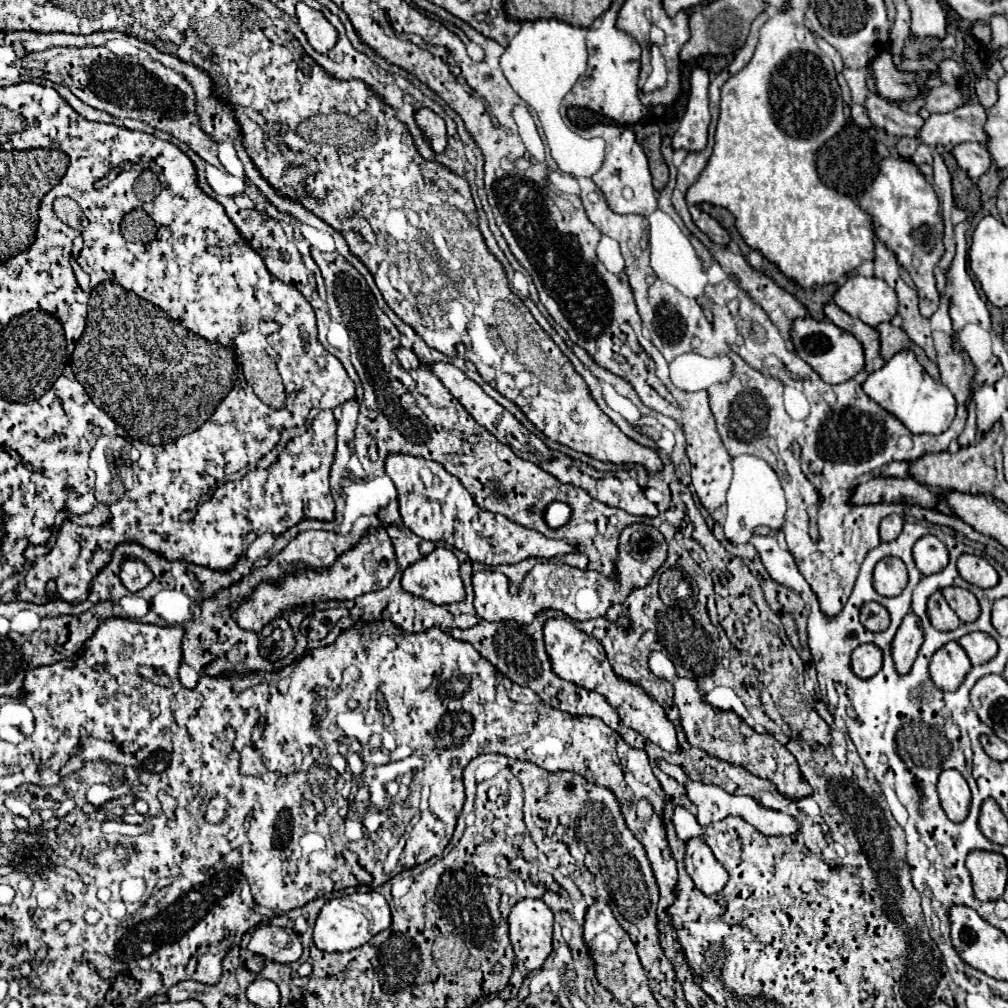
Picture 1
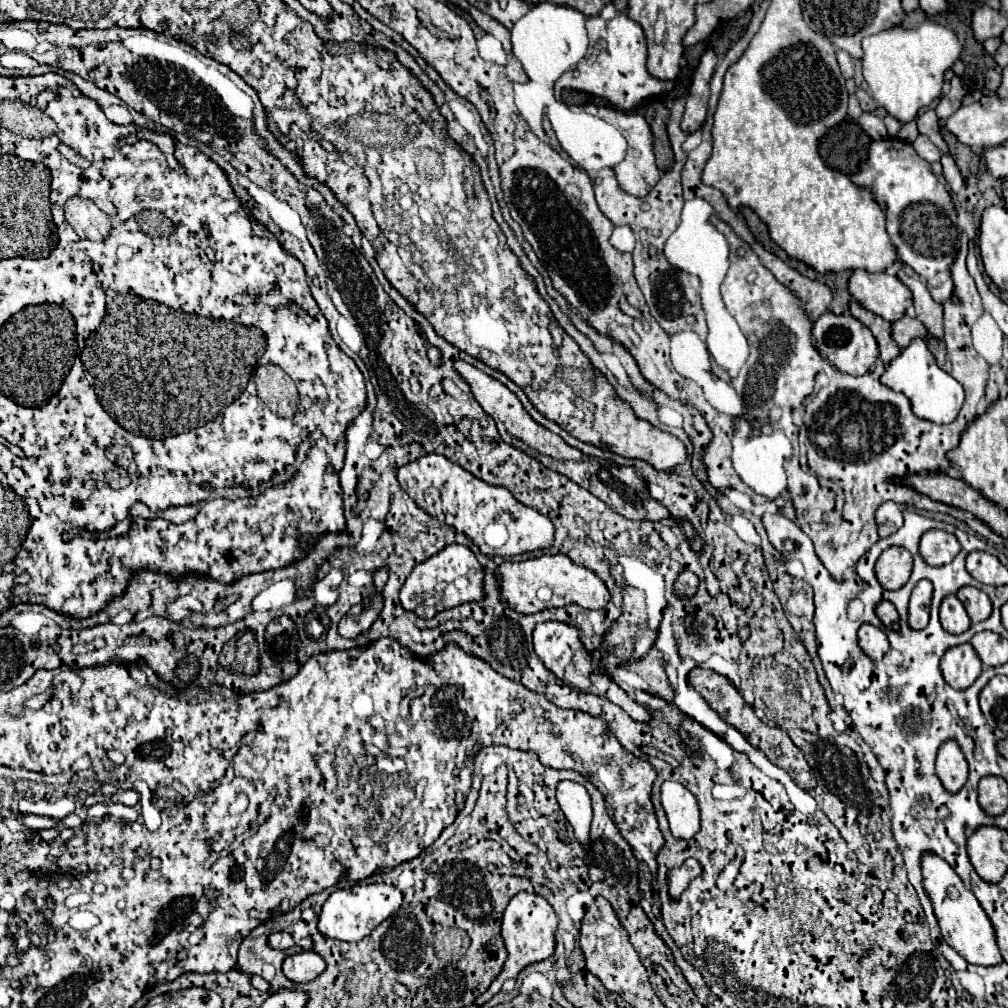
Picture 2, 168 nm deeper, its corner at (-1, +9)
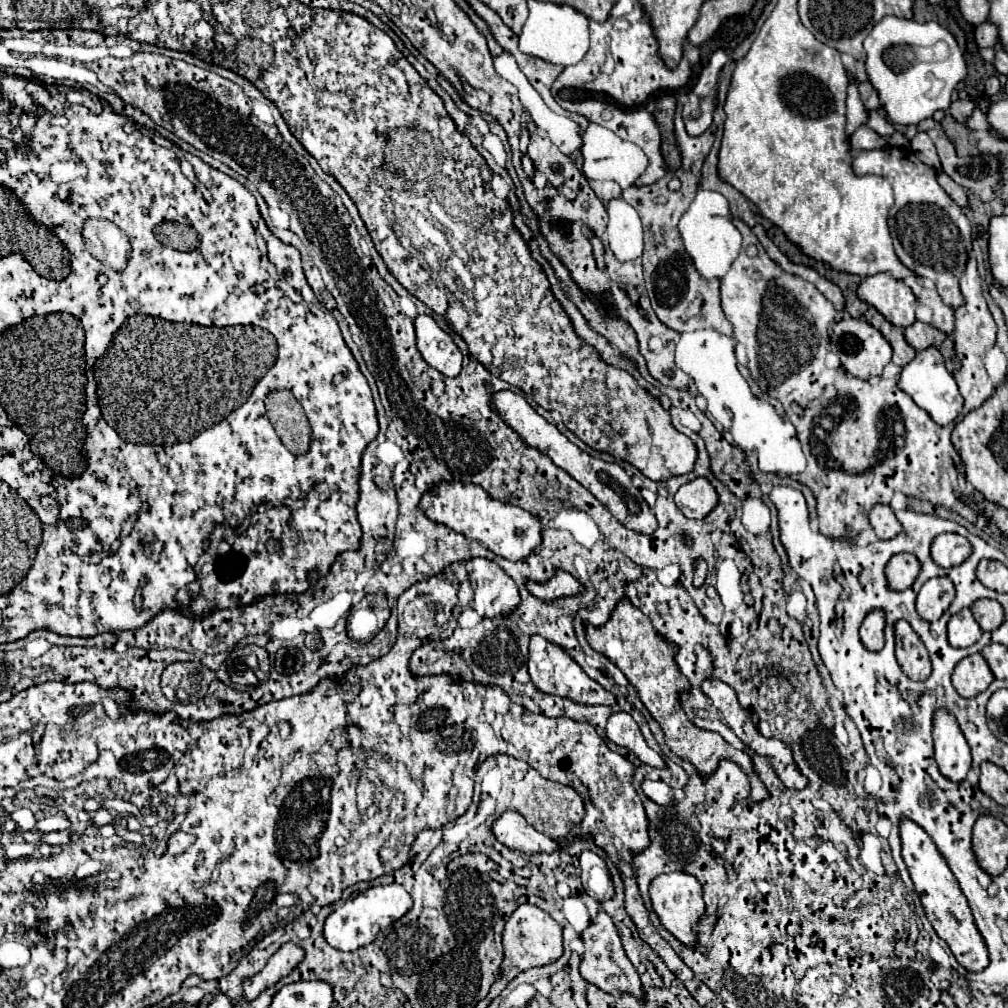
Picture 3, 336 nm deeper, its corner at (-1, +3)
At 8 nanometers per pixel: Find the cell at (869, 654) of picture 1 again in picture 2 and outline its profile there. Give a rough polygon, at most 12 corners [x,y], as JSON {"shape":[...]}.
{"shape":[[863,624],[859,646],[871,660],[881,660],[889,640],[879,628]]}

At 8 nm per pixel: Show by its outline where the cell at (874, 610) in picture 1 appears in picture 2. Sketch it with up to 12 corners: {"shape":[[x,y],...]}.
{"shape":[[879,602],[875,614],[887,628],[899,628],[891,602]]}

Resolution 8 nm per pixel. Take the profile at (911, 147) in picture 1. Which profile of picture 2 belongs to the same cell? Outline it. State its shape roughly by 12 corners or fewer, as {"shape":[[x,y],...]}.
{"shape":[[927,20],[863,40],[879,106],[909,122],[941,96],[959,58],[953,30]]}

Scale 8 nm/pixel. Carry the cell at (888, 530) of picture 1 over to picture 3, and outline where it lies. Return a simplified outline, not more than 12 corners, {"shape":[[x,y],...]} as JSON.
{"shape":[[873,506],[869,512],[877,538],[895,538],[901,524],[891,506]]}

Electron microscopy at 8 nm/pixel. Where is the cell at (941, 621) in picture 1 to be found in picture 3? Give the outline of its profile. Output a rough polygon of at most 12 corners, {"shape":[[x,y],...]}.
{"shape":[[971,608],[949,620],[949,644],[967,648],[981,638],[983,630]]}

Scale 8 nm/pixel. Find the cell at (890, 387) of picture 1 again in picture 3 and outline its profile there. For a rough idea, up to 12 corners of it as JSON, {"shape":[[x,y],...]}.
{"shape":[[935,346],[903,368],[899,388],[939,426],[963,396]]}

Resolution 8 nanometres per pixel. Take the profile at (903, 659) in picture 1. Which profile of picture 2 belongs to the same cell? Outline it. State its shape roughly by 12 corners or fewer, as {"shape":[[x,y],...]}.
{"shape":[[921,580],[909,600],[909,626],[921,630],[929,622],[933,586]]}

